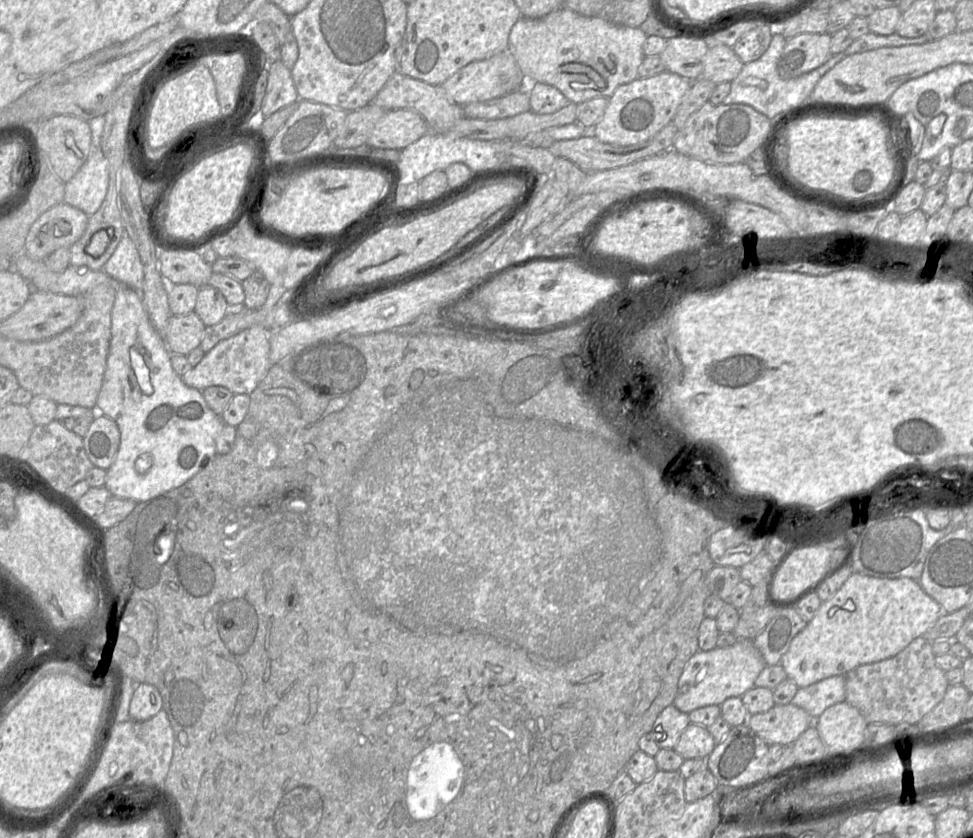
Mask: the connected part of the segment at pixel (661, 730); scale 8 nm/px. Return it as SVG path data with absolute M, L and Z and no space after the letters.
M667 706L654 722L653 738L660 749L674 749L682 732L690 724L689 716L675 706Z

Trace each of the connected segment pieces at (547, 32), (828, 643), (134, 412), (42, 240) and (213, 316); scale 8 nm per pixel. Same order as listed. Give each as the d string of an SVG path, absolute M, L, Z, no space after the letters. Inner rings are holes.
M560 8L541 18L521 17L511 28L508 50L527 82L554 86L570 102L580 104L595 97L610 98L618 86L637 79L638 67L645 57L643 44L646 38L640 27L618 25L602 17L584 16Z
M853 572L834 596L821 603L813 619L791 641L780 664L798 688L807 687L835 675L845 676L859 665L891 658L915 638L923 636L939 619L941 606L927 595L918 580L877 578Z
M122 286L116 292L114 306L111 312L111 339L106 370L100 392L97 397L96 406L104 416L114 420L120 431L120 445L114 462L106 470L104 487L110 492L111 497L129 499L136 503L147 501L157 495L183 485L196 475L217 453L215 440L224 427L220 416L216 415L207 405L201 391L185 385L179 375L175 373L170 362L170 352L165 340L156 332L152 326L145 310L141 297L137 292L128 286Z
M64 202L59 203L33 223L26 237L24 252L33 259L45 260L61 247L70 247L85 232L89 216Z
M206 285L199 288L193 312L207 327L222 321L230 312L230 306L219 290Z

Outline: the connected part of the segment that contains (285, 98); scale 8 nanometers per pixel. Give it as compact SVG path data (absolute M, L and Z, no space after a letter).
M274 57L267 66L268 81L266 95L262 102L261 112L265 117L279 109L299 101L299 96L291 75L283 62Z

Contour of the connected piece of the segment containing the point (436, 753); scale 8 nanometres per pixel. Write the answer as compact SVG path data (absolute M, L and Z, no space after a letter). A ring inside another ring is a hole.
M437 742L423 750L412 761L407 774L407 805L410 814L419 820L437 815L460 792L464 780L464 766L453 746Z

